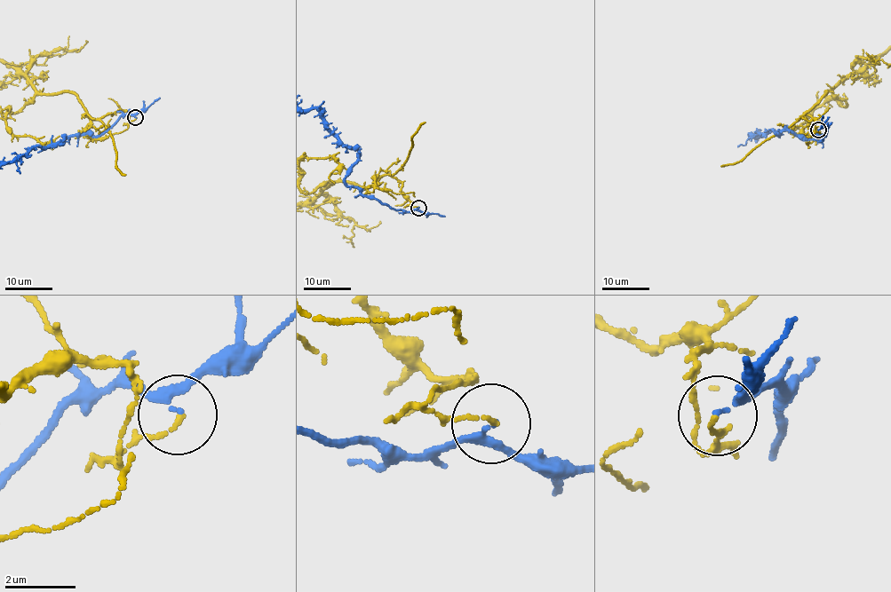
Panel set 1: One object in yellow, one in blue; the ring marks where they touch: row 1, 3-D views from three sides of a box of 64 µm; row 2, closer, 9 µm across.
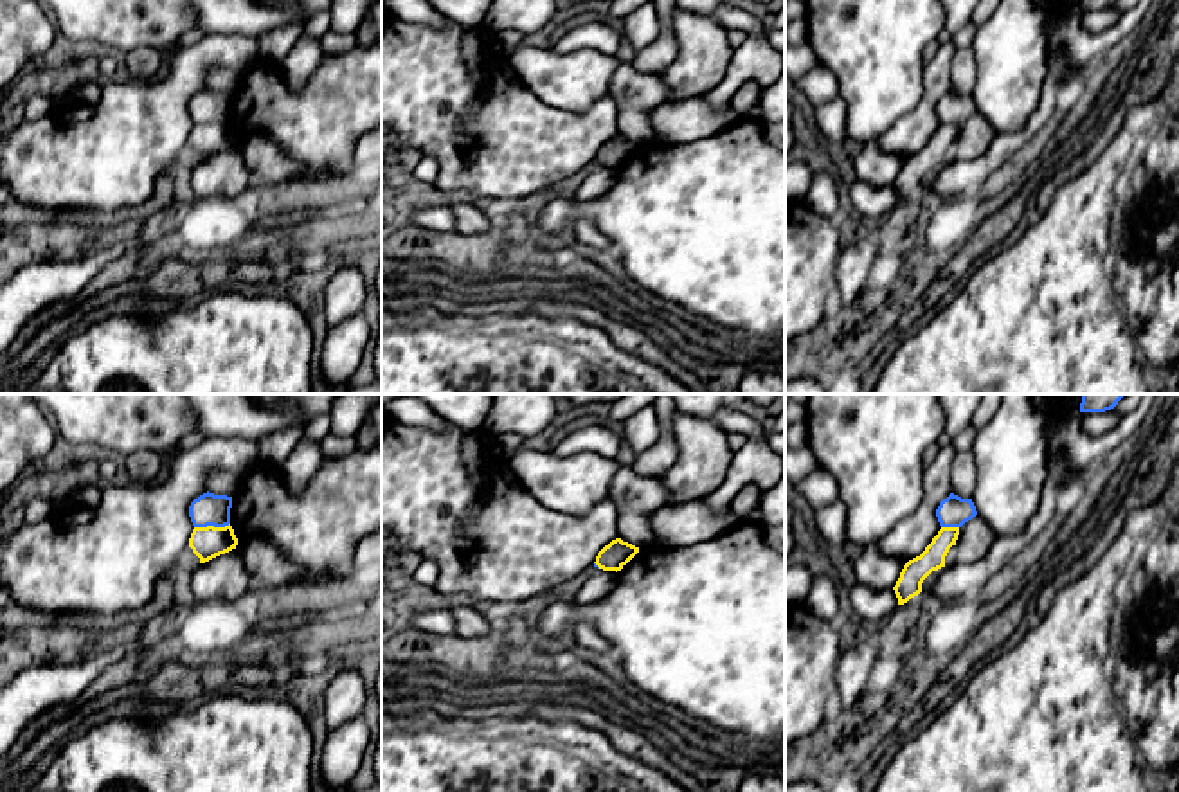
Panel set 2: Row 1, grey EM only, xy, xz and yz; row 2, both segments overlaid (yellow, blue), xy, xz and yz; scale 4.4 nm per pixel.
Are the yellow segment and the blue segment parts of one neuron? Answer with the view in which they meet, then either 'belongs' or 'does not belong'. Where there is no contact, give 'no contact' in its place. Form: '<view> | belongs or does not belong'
xy | does not belong

